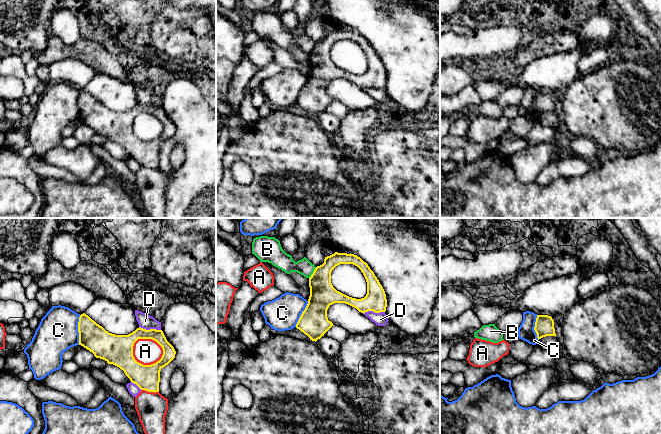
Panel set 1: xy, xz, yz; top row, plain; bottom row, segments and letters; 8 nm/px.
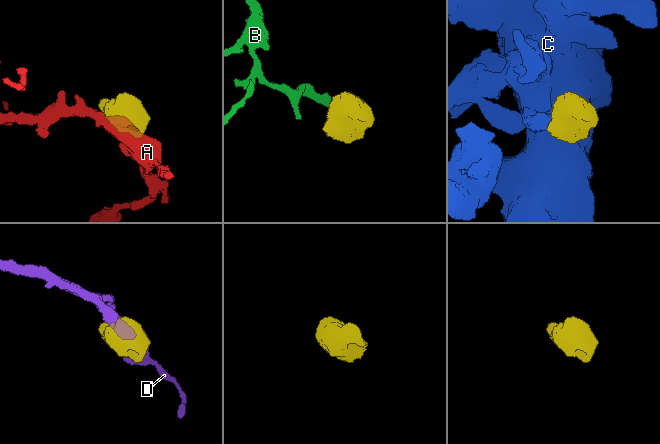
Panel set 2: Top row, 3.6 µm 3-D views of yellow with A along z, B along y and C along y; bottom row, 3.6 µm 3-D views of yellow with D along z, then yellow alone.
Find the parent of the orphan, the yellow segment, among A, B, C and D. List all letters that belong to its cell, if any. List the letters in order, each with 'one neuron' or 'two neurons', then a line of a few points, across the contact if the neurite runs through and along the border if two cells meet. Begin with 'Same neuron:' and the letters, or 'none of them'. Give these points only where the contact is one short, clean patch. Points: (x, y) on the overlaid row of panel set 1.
Same neuron: none of them
A: two neurons
B: two neurons | xz (316, 267), (309, 278)
C: two neurons | xy (80, 315), (78, 322), (78, 344)
D: two neurons

